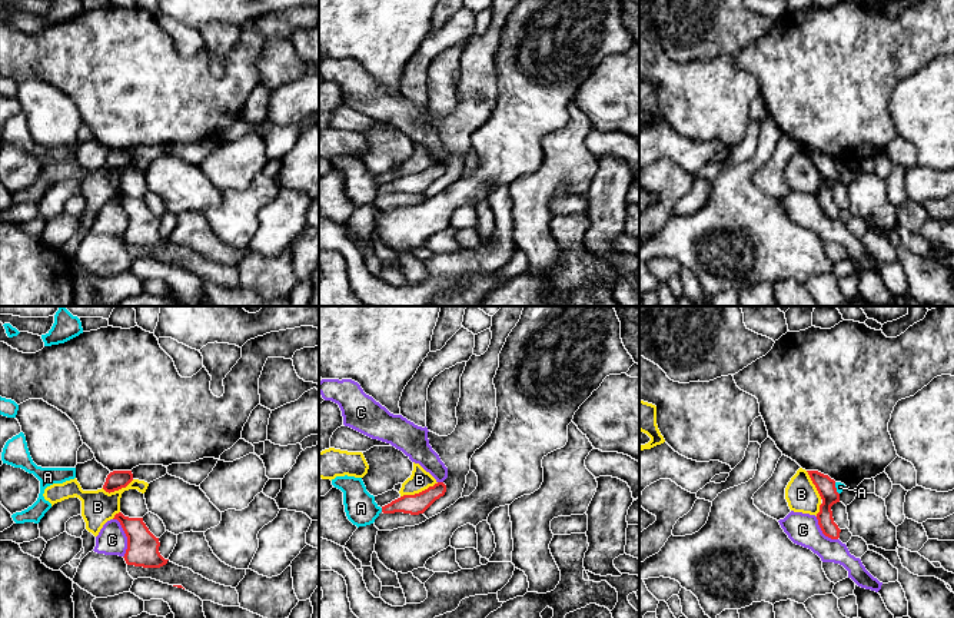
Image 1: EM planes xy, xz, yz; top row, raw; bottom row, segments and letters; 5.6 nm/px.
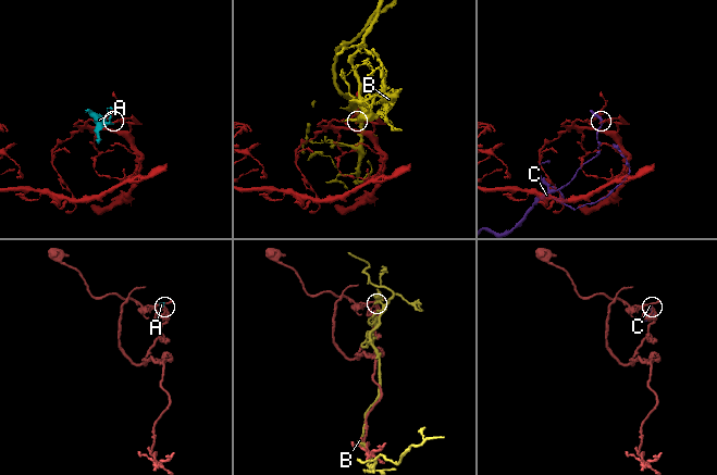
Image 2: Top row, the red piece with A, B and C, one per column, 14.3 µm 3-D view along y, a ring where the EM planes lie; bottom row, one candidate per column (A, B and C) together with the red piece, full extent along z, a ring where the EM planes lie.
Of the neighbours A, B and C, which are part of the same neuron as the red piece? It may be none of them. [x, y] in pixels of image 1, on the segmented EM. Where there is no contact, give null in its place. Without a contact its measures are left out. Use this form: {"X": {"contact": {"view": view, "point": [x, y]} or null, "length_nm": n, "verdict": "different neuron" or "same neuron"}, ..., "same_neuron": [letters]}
{"A": {"contact": {"view": "xz", "point": [382, 509]}, "length_nm": 30, "verdict": "different neuron"}, "B": {"contact": {"view": "xz", "point": [419, 492]}, "length_nm": 240, "verdict": "different neuron"}, "C": {"contact": {"view": "xy", "point": [126, 535]}, "length_nm": 240, "verdict": "different neuron"}, "same_neuron": []}

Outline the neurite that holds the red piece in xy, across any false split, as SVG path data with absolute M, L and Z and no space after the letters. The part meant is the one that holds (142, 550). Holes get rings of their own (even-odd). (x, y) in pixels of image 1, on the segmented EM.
M119 512L113 519L120 522L127 536L127 549L123 556L127 565L160 568L167 564L169 559L159 552L159 538L149 531L143 518L129 518Z

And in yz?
M818 471L807 472L822 499L822 504L820 505L820 512L817 514L818 525L825 536L831 539L838 539L841 529L834 522L831 511L831 506L840 502L840 494L837 492L835 481Z

